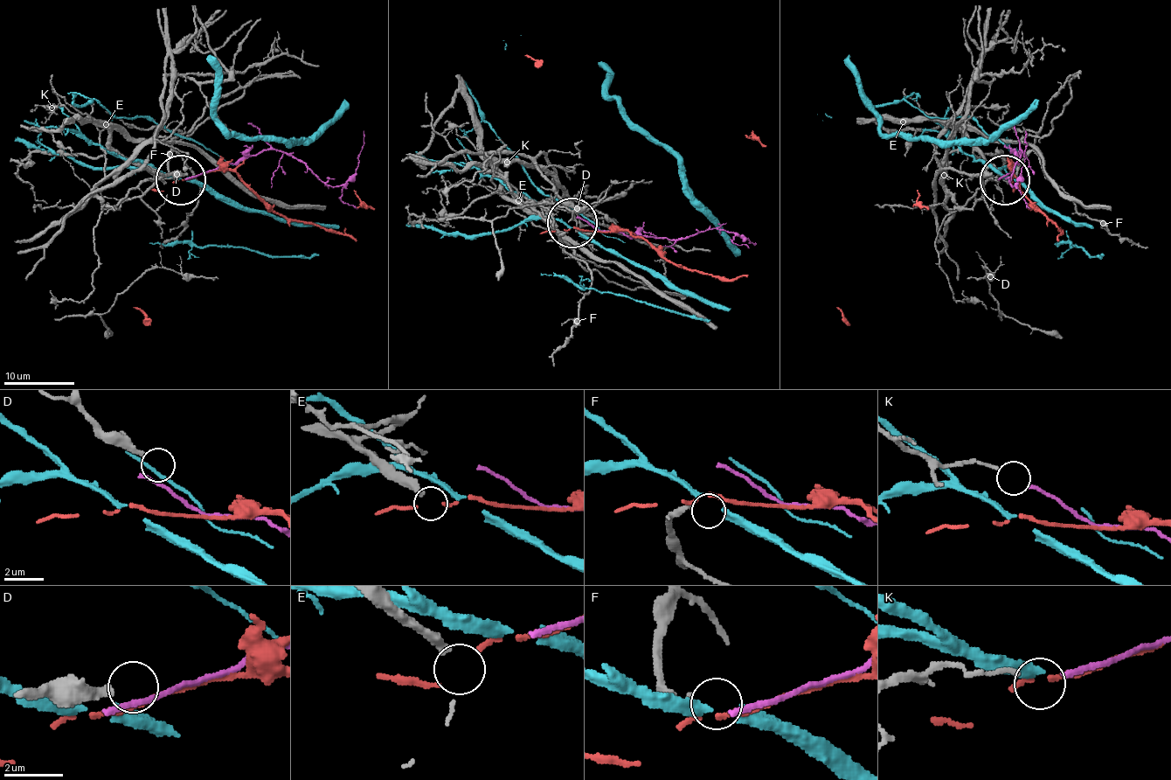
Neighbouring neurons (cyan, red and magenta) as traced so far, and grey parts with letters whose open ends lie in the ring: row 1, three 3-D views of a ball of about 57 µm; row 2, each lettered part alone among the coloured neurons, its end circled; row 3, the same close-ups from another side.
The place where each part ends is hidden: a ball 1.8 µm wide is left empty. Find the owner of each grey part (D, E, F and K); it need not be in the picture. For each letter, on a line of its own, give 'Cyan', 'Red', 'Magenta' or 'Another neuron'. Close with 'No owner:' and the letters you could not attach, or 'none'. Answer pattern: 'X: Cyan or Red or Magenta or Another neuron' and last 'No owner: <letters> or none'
D: Another neuron
E: Another neuron
F: Cyan
K: Magenta
No owner: D, E

